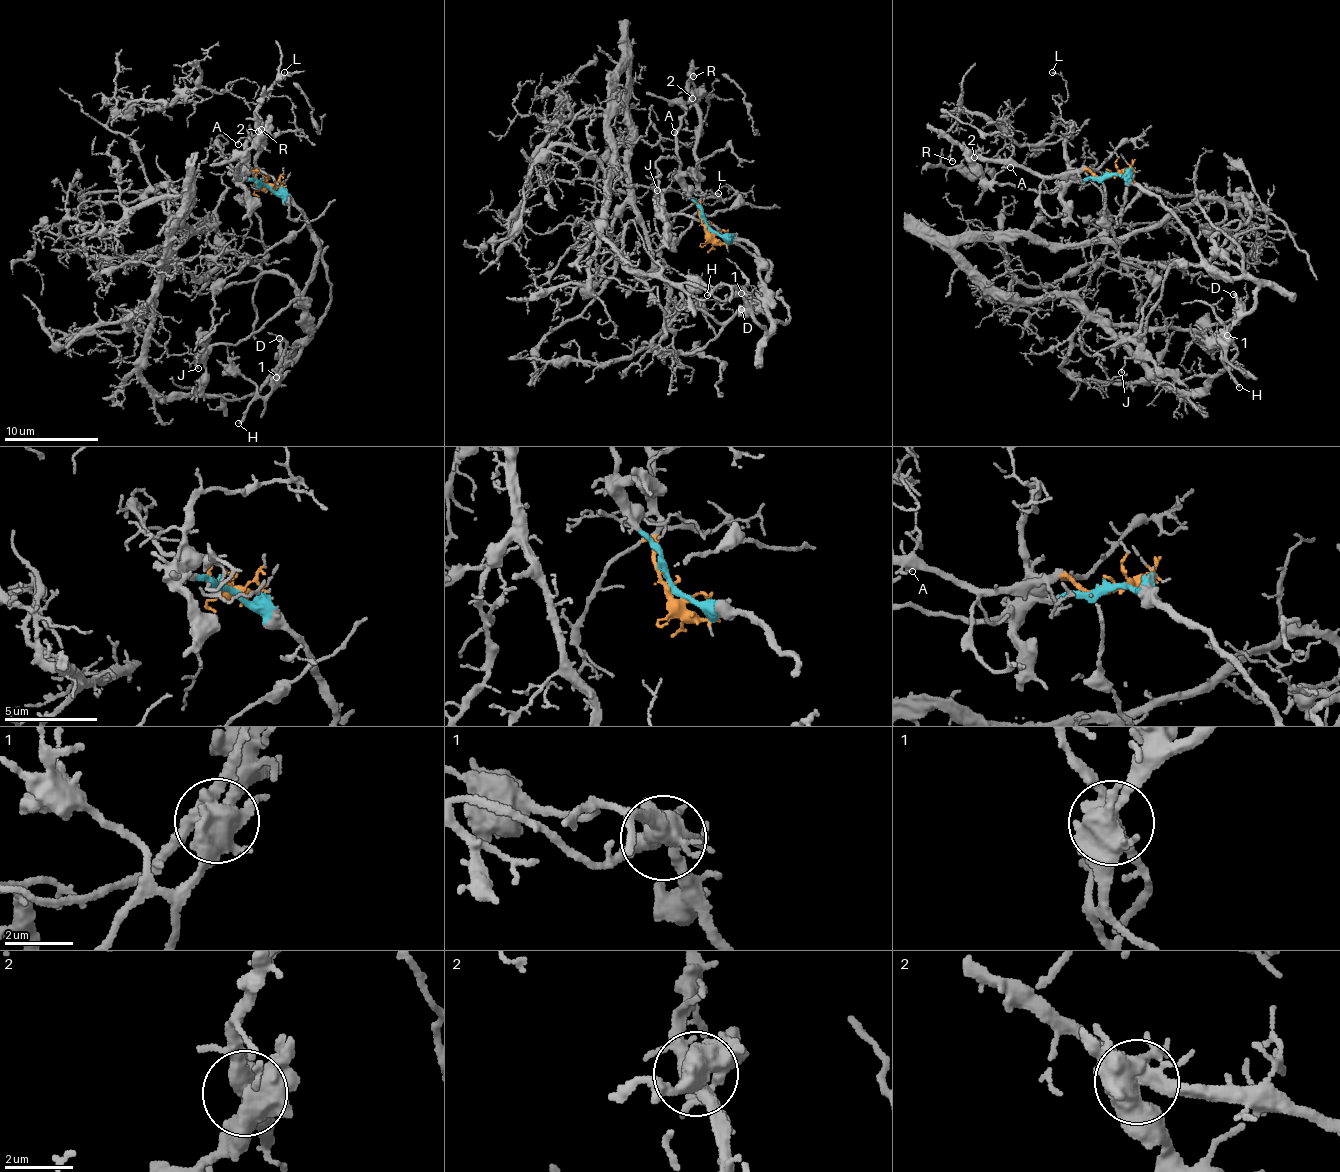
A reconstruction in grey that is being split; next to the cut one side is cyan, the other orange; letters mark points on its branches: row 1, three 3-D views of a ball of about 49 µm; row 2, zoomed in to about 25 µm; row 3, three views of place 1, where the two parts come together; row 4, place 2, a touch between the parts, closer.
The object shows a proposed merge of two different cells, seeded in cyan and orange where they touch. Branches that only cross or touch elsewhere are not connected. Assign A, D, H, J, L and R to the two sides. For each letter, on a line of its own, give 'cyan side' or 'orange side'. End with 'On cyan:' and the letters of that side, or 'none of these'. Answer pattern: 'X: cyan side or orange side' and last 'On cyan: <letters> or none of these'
A: orange side
D: cyan side
H: cyan side
J: cyan side
L: orange side
R: orange side
On cyan: D, H, J

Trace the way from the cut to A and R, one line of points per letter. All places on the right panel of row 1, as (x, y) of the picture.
A: (1113, 175), (1094, 177), (1087, 169), (1045, 176), (1012, 164), (1006, 159), (1010, 168)
R: (1113, 175), (1094, 177), (1087, 169), (1052, 176), (1035, 174), (981, 161), (957, 145), (951, 148), (953, 162)

